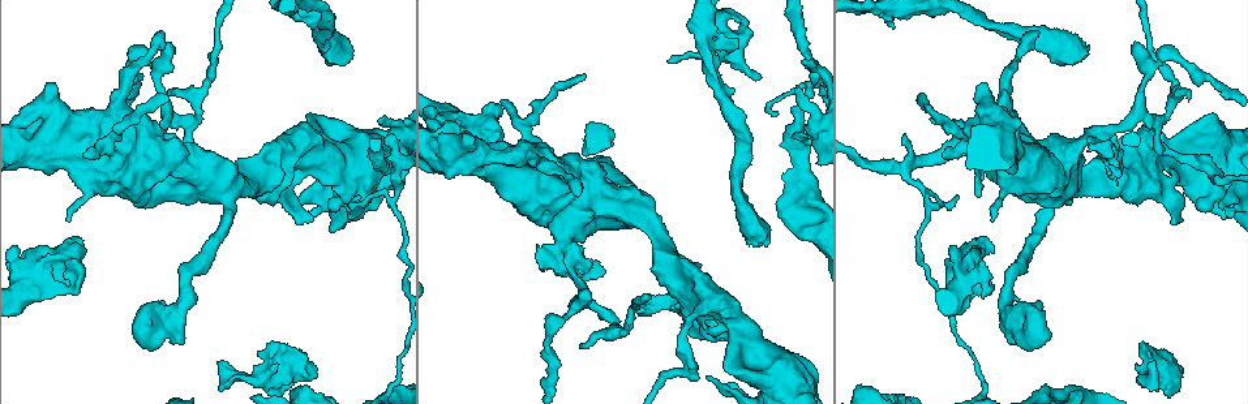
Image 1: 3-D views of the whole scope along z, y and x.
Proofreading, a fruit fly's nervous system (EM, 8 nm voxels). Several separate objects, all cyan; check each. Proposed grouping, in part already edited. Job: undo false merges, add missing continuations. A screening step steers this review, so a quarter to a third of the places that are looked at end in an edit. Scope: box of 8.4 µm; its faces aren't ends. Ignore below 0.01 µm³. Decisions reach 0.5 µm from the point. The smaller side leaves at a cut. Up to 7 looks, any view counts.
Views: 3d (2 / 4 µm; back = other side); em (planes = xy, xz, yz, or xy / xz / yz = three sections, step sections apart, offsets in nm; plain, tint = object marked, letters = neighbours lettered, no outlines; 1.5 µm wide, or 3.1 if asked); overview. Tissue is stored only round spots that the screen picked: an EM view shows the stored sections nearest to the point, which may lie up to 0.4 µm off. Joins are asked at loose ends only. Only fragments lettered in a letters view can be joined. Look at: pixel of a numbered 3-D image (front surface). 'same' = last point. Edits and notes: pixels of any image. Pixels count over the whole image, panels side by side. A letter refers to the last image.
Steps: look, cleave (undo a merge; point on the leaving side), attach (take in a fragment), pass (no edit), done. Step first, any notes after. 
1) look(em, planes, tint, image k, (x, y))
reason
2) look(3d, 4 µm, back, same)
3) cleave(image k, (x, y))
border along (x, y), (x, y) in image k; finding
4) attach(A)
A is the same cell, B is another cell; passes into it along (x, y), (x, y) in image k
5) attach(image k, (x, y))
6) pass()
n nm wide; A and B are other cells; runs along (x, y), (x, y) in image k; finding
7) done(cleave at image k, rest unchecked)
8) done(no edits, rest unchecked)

look(3d, 4 µm, image 1, (1038, 31))
free end

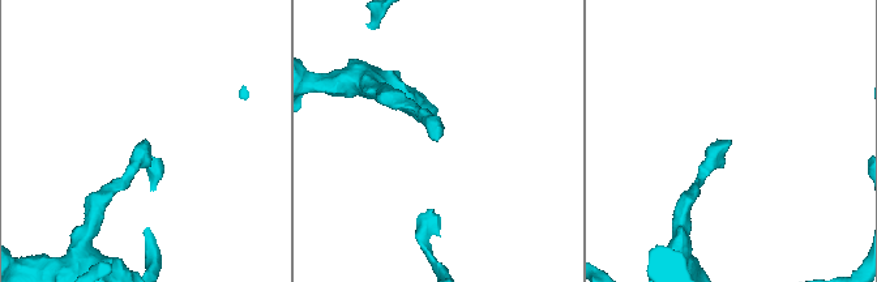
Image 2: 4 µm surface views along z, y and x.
look(em, planes, letters, image 2, (728, 141))

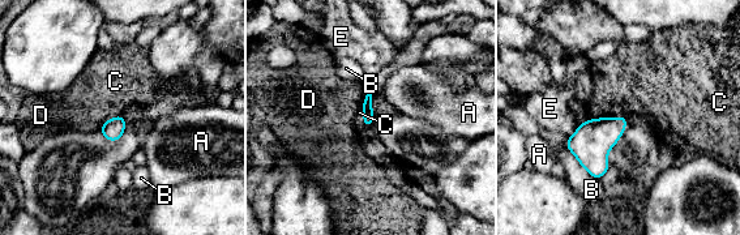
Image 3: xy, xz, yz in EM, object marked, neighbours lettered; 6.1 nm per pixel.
pass()
B touches over 300 nm; A, B, C, D and E are other cells; border along (359, 105), (363, 112), (363, 123) in image 3; none of them fits

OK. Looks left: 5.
look(3d, 4 µm, image 1, (503, 101))
free end

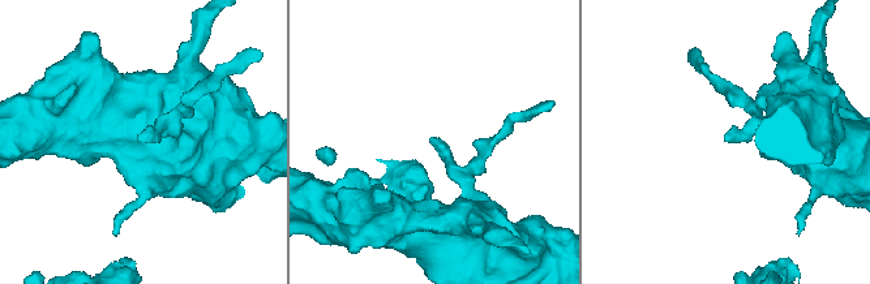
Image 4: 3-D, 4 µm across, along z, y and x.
look(em, xy, step 8, plain, image 4, (137, 141))
shape alone is not enough

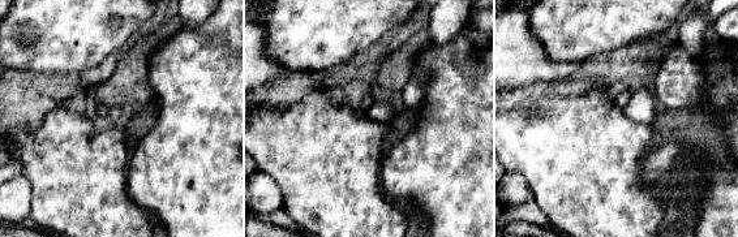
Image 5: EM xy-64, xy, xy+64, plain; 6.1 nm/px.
look(em, xy, step 8, letters, same)
what lies round it

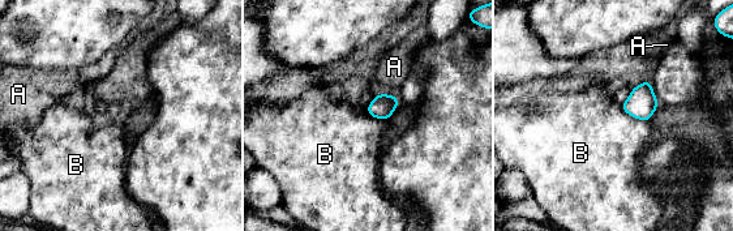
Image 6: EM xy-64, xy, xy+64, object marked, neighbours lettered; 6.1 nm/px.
pass()
B touches over 200 nm; A and B are other cells; border along (621, 105), (628, 114), (648, 122) in image 6; none of them fits

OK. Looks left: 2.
look(em, planes, tint, image 1, (76, 291))
an open end

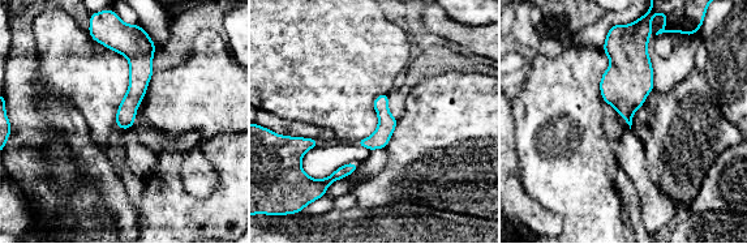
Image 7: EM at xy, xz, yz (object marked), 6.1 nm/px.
look(em, planes, letters, same)

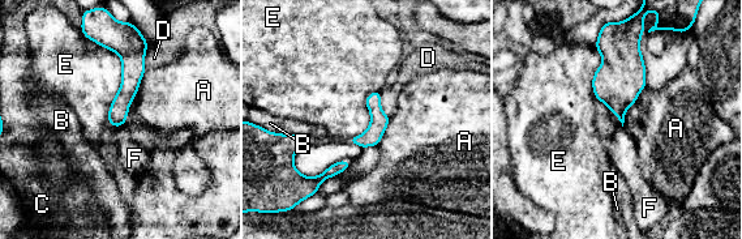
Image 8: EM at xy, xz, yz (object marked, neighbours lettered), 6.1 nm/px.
pass()
A, B, C, D, E and F are other cells; no lettered fragment goes on from it

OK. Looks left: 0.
done(no edits, rest unchecked)

